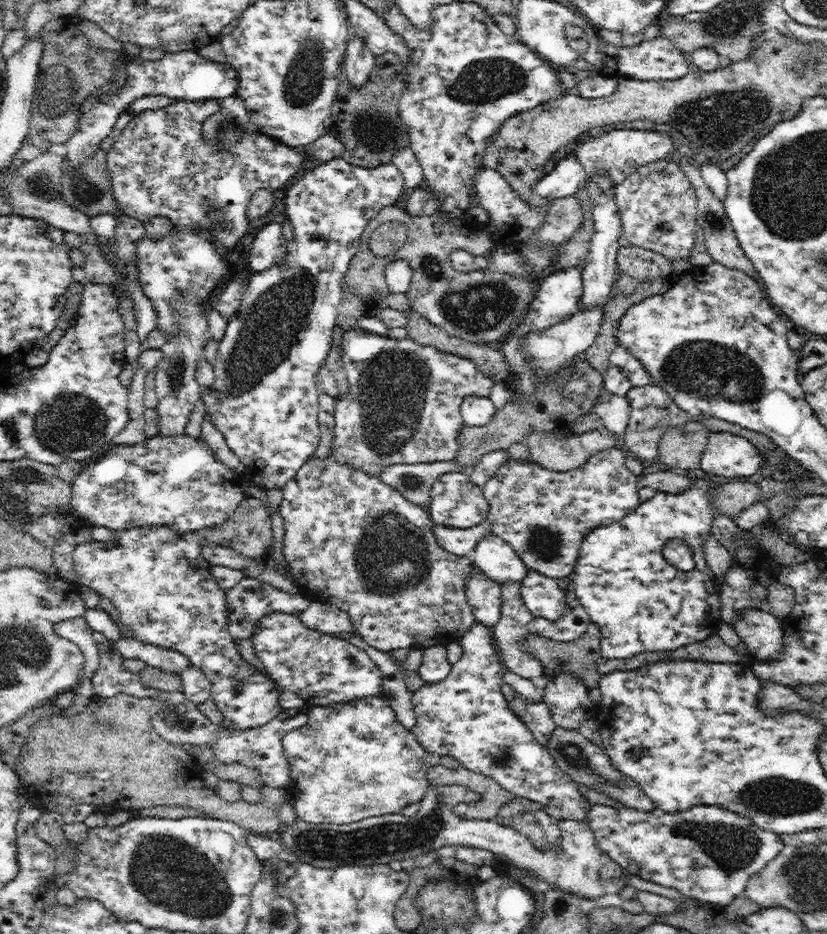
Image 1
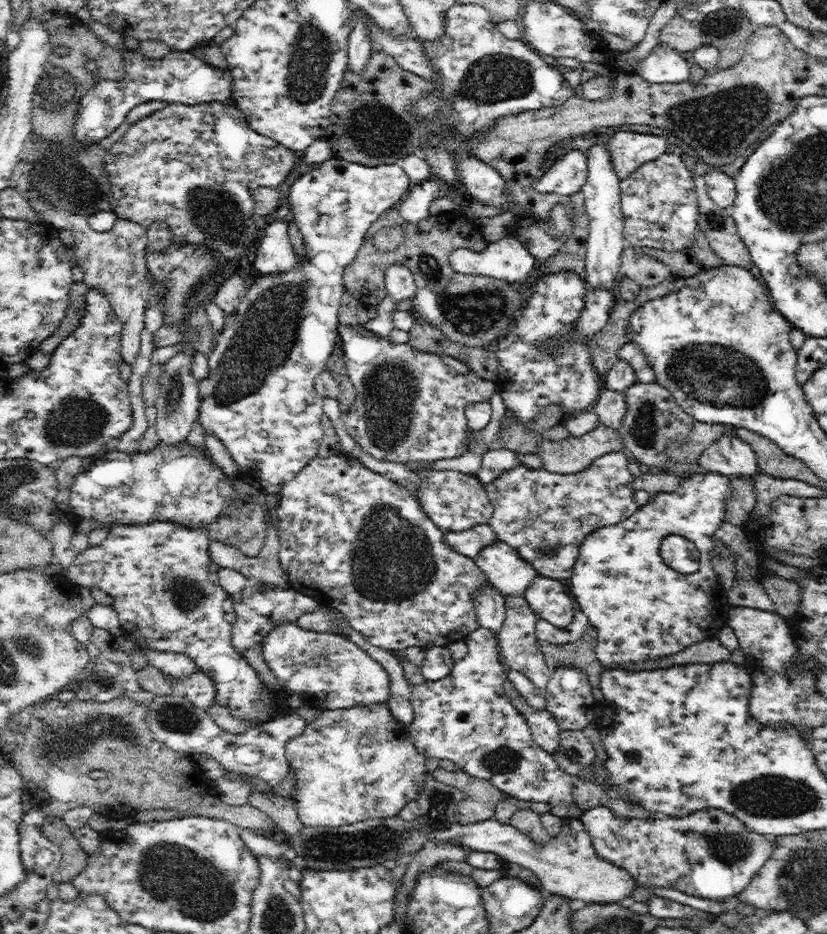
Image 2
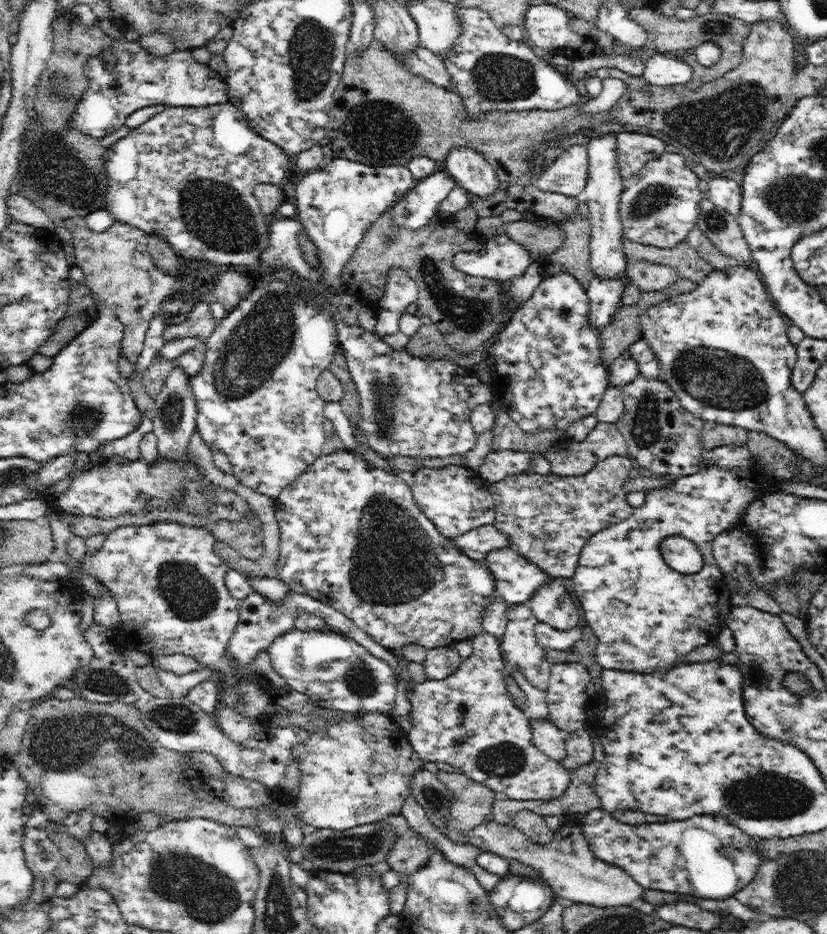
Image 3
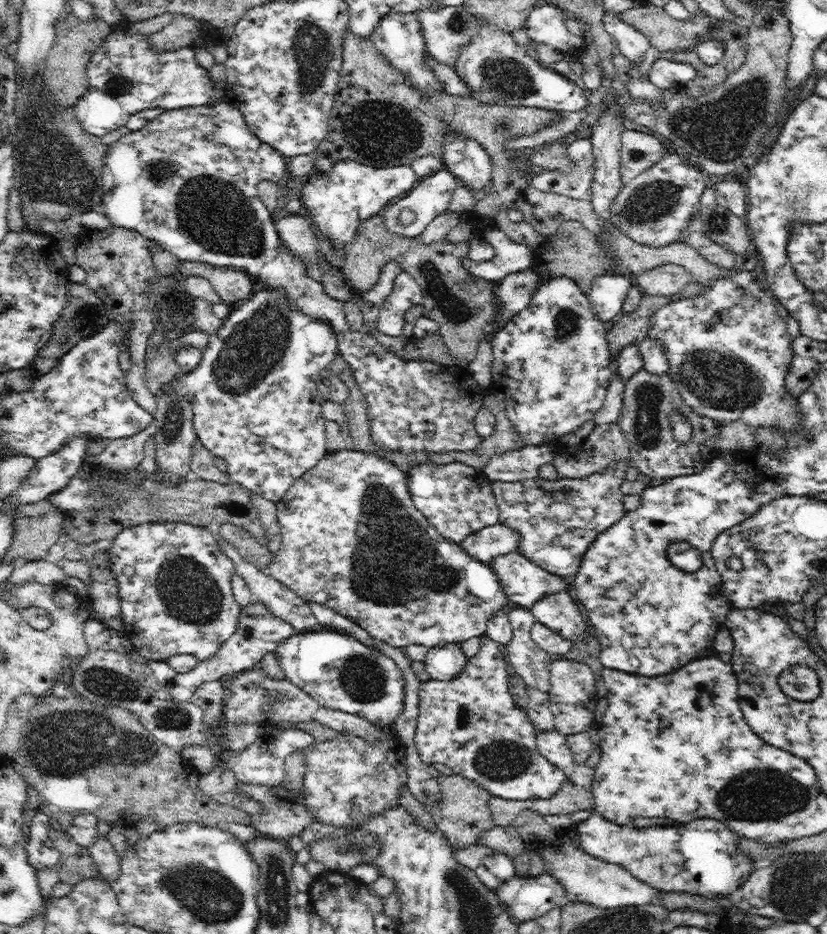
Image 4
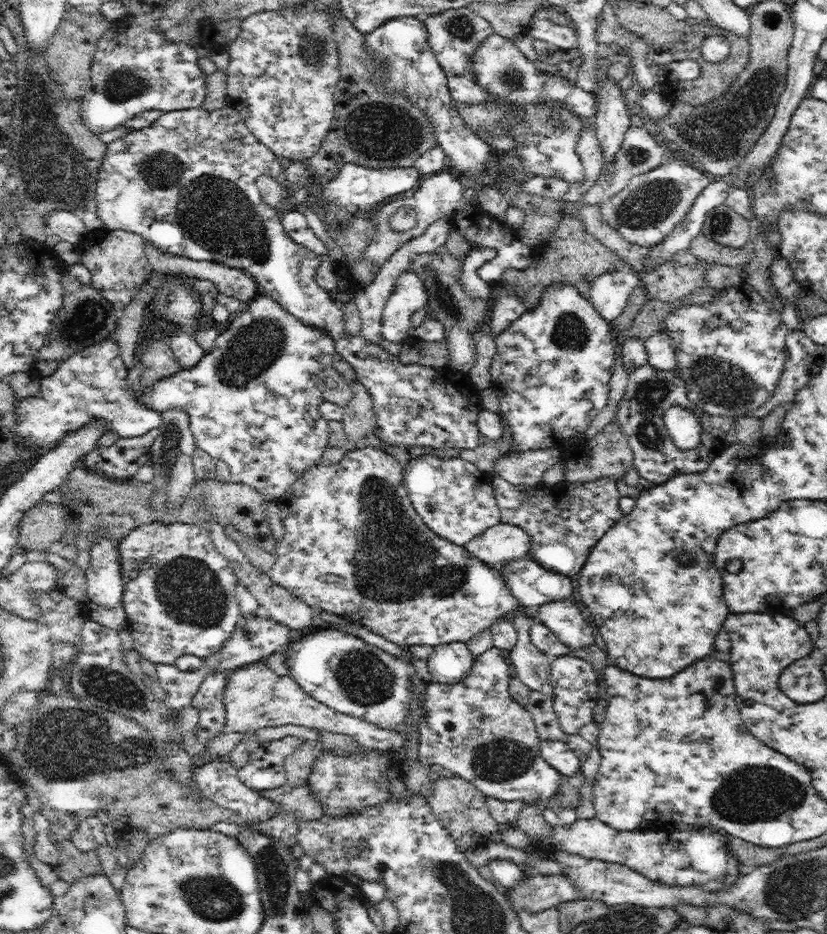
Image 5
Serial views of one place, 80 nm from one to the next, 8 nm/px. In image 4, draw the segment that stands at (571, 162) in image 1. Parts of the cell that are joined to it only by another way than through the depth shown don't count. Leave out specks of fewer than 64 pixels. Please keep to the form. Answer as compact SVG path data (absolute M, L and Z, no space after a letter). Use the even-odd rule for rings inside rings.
M582 138L569 145L568 157L572 161L570 171L545 170L537 174L530 183L542 192L556 192L560 196L581 199L590 191L594 180L594 153L591 138Z

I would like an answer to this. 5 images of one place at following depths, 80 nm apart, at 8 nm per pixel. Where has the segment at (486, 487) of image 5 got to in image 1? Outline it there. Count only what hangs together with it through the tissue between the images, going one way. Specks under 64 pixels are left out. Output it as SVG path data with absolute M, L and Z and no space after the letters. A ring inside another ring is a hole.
M454 470L438 478L430 490L430 505L428 513L436 525L446 528L467 529L478 526L487 520L489 512L488 501L483 494L483 488L470 480L468 473Z

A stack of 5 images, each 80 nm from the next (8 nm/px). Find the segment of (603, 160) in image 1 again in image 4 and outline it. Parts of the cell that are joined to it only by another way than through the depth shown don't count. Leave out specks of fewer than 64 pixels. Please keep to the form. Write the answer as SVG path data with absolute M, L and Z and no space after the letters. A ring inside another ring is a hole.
M625 130L621 135L621 165L619 168L623 184L636 178L646 168L654 166L668 150L658 138L637 130Z

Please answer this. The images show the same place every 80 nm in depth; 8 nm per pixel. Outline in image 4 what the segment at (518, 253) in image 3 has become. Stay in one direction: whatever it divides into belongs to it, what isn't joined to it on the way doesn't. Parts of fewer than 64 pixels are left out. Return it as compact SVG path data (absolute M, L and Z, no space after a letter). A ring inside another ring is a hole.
M475 216L475 235L494 247L492 260L476 262L468 255L462 258L462 265L471 275L490 282L498 282L507 274L522 272L535 265L537 255L530 247L517 243L498 228L492 218Z

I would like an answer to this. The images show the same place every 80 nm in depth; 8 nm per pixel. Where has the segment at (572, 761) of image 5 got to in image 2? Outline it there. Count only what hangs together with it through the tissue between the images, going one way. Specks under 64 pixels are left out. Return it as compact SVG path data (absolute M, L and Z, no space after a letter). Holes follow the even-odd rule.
M546 709L531 710L525 714L525 719L535 743L554 755L560 744L560 728L556 719Z

